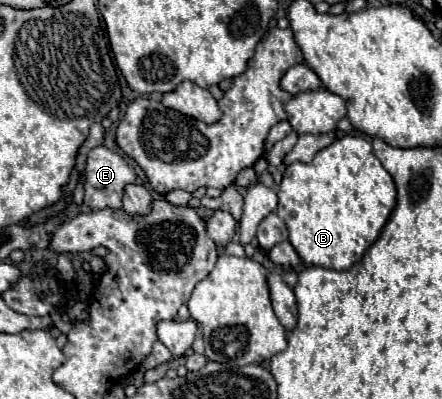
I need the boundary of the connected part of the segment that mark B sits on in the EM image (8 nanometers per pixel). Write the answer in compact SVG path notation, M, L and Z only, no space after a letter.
M343 136L319 150L309 164L287 166L279 186L277 214L289 228L289 242L309 266L349 270L387 226L397 204L391 174L375 158L369 140Z

